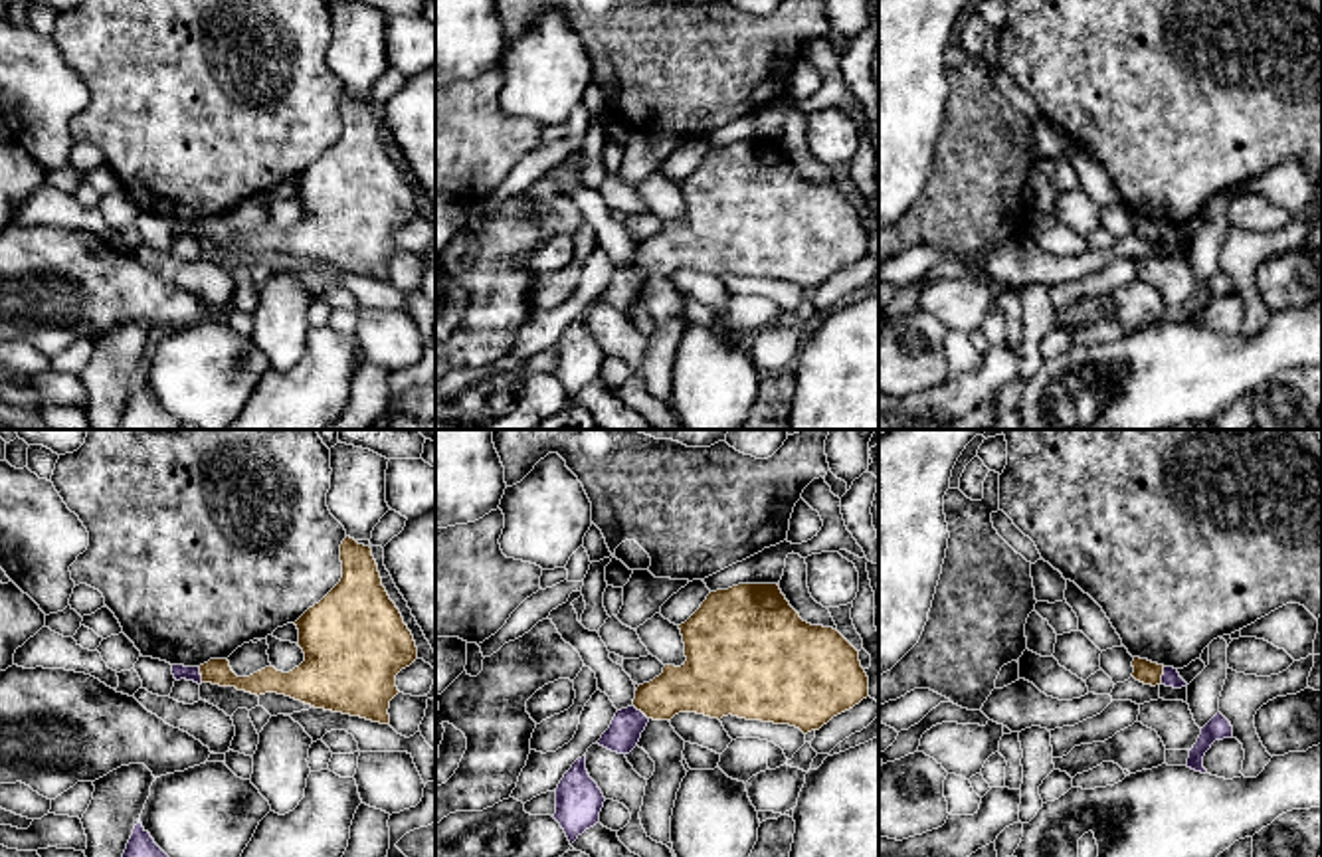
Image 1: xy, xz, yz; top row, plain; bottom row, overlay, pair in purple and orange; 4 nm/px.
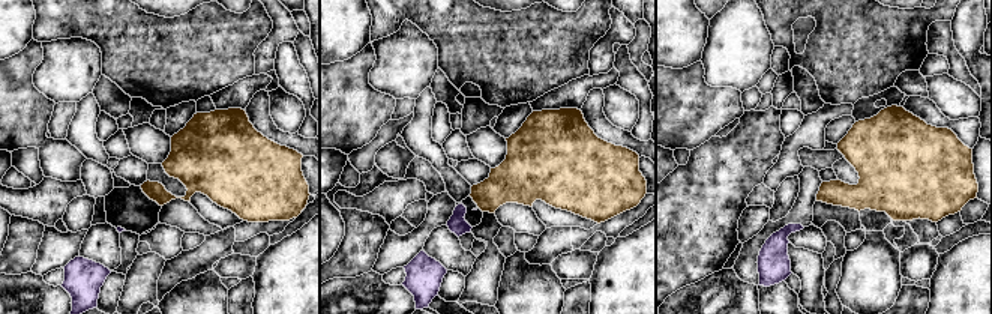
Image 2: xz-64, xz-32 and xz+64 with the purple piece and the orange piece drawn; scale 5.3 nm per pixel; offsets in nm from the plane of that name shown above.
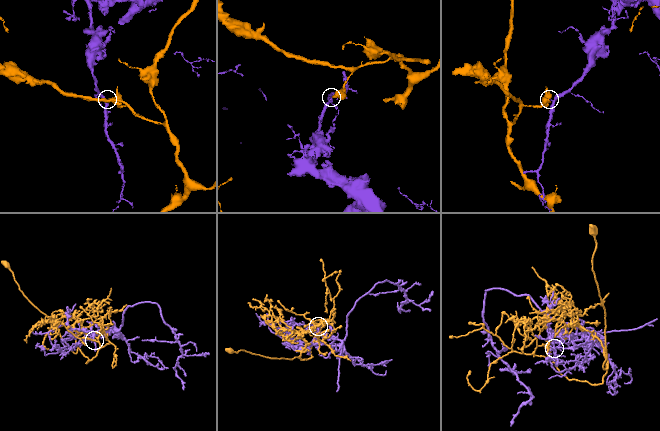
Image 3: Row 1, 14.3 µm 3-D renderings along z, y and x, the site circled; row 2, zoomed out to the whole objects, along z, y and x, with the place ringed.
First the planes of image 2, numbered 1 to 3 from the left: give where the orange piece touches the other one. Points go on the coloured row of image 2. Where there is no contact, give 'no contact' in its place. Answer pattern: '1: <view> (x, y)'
1: no contact
2: no contact
3: no contact

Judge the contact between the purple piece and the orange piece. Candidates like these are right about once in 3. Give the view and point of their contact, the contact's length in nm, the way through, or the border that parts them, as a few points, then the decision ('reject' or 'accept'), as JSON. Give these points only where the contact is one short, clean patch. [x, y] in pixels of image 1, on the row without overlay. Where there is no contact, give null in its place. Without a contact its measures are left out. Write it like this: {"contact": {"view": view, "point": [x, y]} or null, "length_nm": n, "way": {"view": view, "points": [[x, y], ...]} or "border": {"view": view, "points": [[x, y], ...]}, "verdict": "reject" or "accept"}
{"contact": {"view": "yz", "point": [1162, 232]}, "length_nm": 70, "border": {"view": "yz", "points": [[1164, 224], [1160, 240]]}, "verdict": "reject"}

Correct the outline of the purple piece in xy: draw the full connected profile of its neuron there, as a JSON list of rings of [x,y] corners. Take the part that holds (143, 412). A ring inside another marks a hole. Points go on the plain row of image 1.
[[[141,376],[133,386],[119,429],[176,429],[178,422],[154,400]]]

